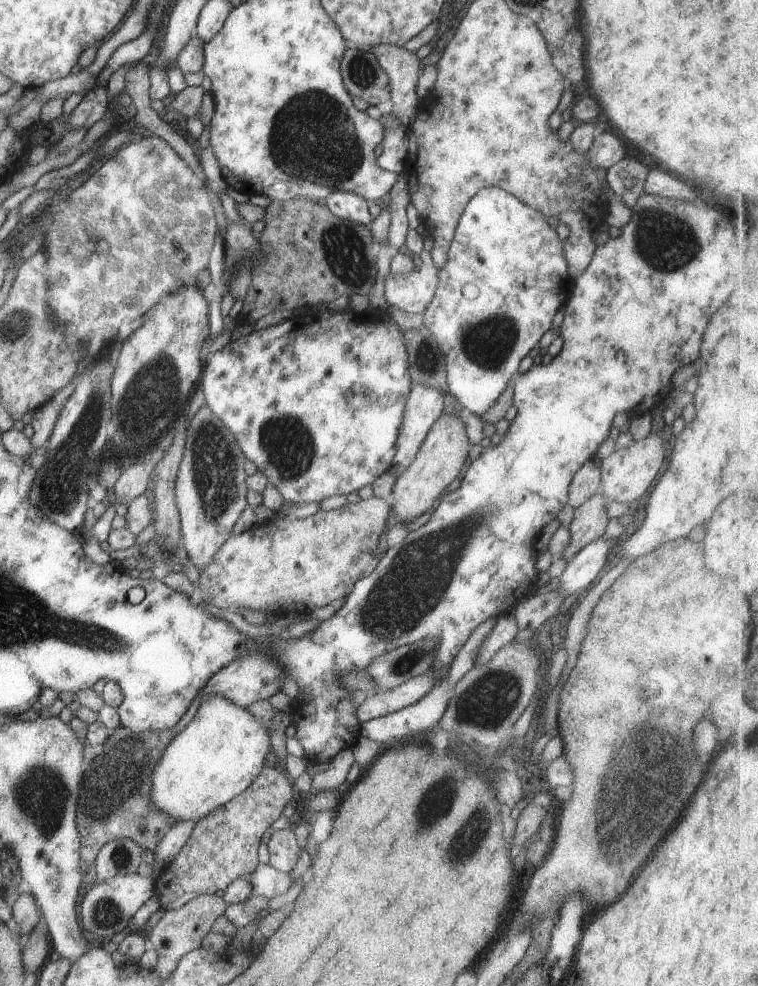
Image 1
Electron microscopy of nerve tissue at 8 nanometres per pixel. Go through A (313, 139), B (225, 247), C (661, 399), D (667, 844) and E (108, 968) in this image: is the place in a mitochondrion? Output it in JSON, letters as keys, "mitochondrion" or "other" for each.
{"A":"mitochondrion","B":"other","C":"other","D":"mitochondrion","E":"other"}

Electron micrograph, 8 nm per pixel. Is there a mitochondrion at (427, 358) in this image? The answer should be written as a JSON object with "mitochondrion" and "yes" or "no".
{"mitochondrion":"yes"}

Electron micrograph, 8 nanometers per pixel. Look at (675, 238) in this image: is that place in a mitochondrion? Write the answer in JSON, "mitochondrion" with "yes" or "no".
{"mitochondrion":"yes"}

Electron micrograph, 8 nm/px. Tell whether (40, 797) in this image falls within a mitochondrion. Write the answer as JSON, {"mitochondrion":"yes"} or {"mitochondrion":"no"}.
{"mitochondrion":"yes"}

